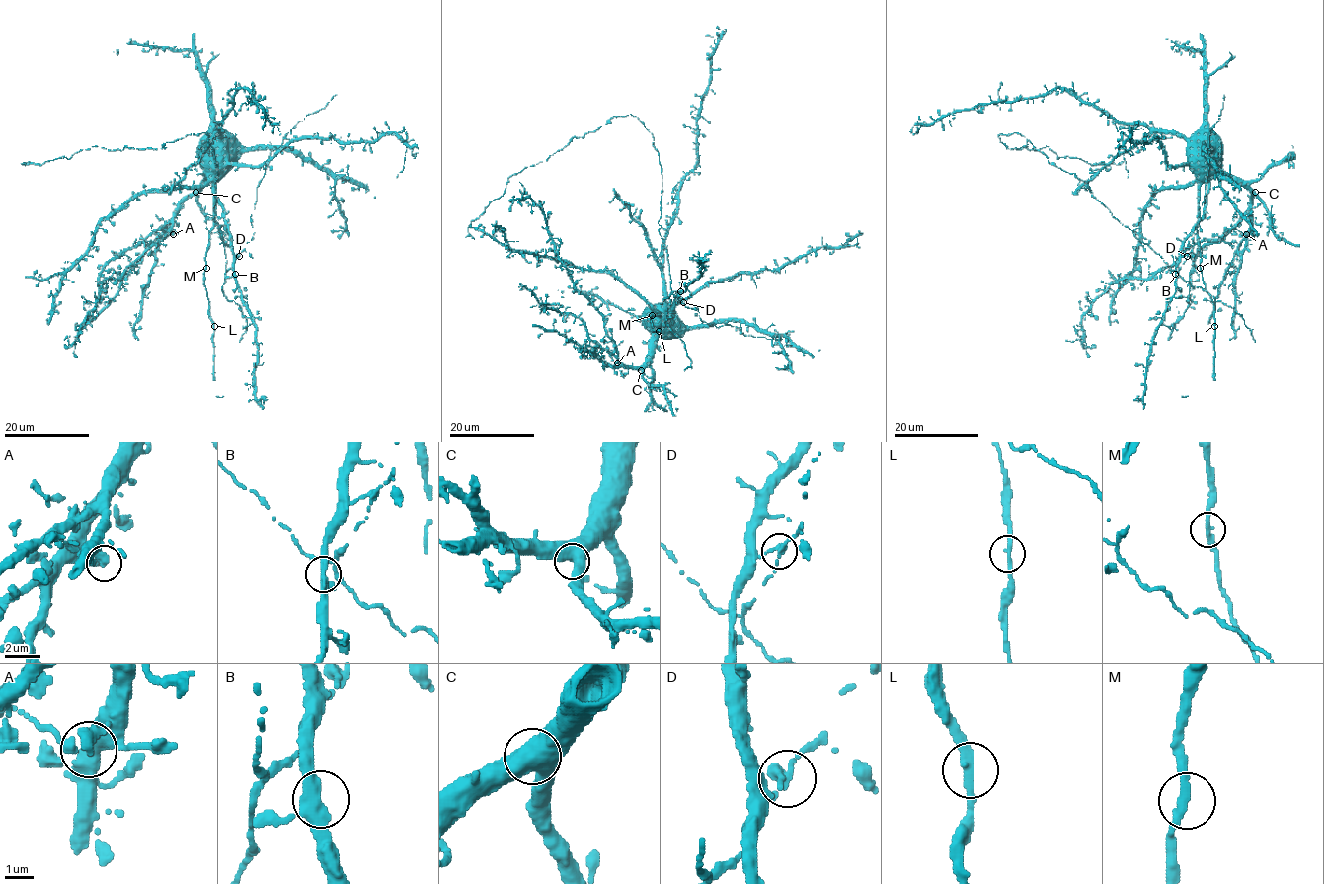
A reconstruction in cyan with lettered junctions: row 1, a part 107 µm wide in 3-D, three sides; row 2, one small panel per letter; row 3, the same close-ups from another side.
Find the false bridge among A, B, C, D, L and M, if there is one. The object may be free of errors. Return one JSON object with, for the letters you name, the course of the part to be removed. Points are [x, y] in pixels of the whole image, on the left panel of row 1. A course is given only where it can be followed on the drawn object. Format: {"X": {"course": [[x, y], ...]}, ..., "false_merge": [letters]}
{"false_merge": []}

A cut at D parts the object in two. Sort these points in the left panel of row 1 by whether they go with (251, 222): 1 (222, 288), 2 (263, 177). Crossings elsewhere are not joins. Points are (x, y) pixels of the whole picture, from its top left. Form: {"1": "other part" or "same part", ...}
{"1": "same part", "2": "same part"}

